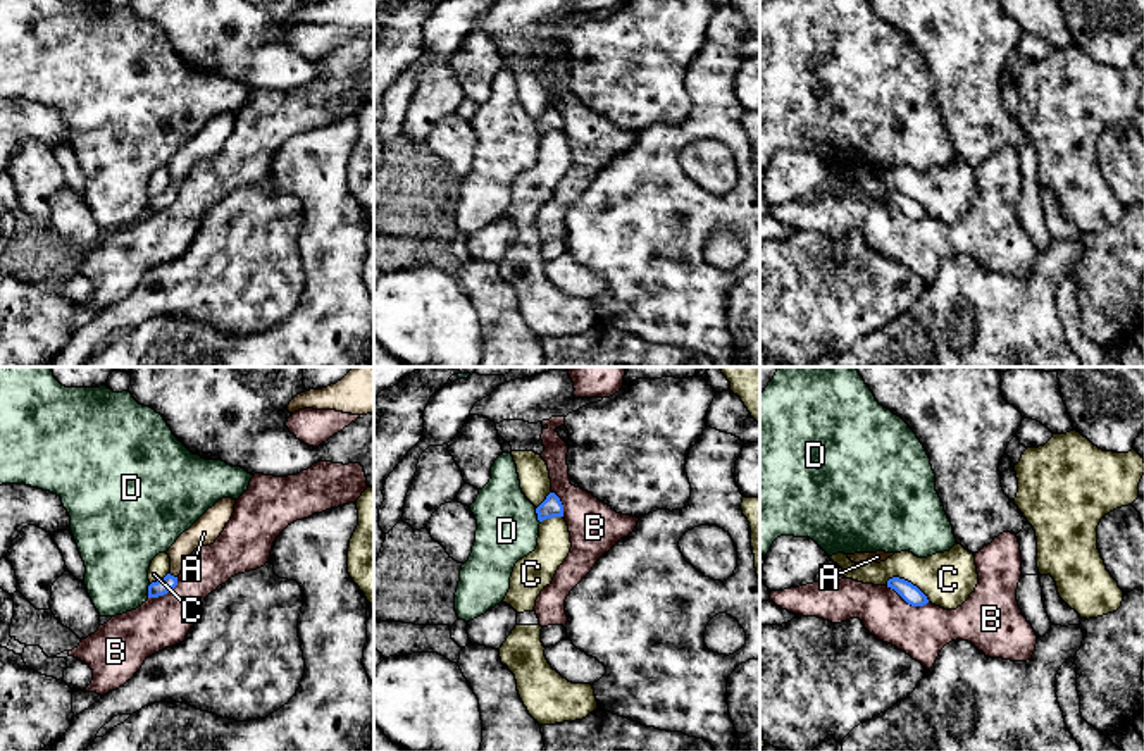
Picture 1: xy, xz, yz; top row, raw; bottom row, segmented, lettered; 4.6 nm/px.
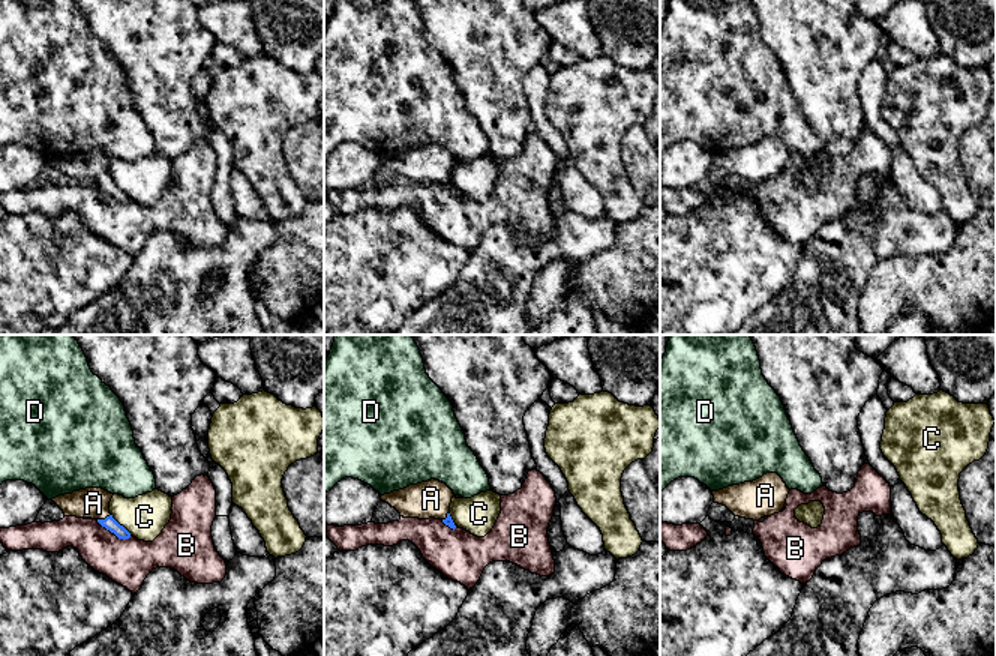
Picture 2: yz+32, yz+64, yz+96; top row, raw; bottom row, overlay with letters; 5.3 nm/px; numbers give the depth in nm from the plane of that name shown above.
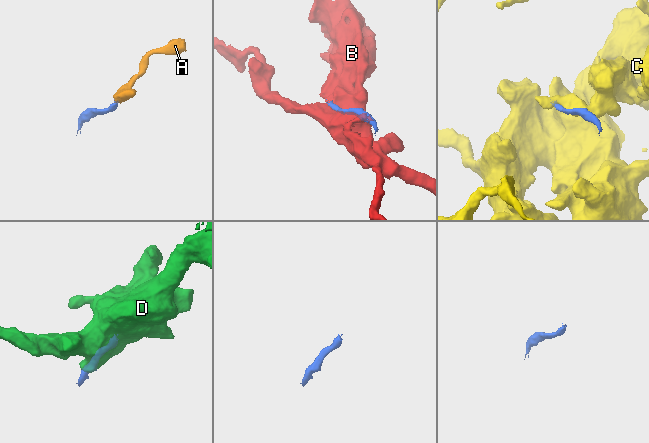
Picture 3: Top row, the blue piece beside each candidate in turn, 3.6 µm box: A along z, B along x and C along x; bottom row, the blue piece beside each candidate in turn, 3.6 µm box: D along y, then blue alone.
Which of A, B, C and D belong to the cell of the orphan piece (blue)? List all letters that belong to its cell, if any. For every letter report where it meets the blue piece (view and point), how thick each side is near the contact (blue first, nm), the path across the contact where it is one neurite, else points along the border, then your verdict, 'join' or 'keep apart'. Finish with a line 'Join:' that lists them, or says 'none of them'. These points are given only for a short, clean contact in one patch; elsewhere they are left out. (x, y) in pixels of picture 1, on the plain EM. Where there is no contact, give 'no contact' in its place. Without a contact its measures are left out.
A: xy (173, 190) | 70/130 nm | across xy (166, 198), (173, 190), (178, 169), (204, 147) | join
B: yz (907, 216) | 90/240 nm | keep apart
C: yz (907, 195) | 90/260 nm | keep apart
D: xz (538, 130) | 100/280 nm | keep apart
Join: A

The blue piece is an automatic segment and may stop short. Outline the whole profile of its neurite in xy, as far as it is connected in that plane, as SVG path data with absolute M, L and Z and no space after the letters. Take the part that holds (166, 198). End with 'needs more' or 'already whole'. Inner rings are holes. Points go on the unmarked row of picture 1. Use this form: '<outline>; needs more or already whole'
M222 112L208 122L188 145L184 145L176 157L169 162L171 186L148 200L148 212L164 210L177 200L186 174L202 160L210 160L224 145L226 138L234 127L236 114Z; needs more

